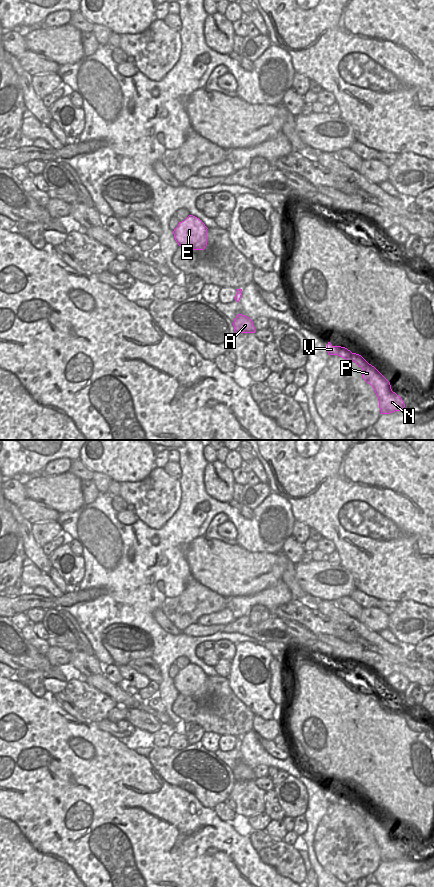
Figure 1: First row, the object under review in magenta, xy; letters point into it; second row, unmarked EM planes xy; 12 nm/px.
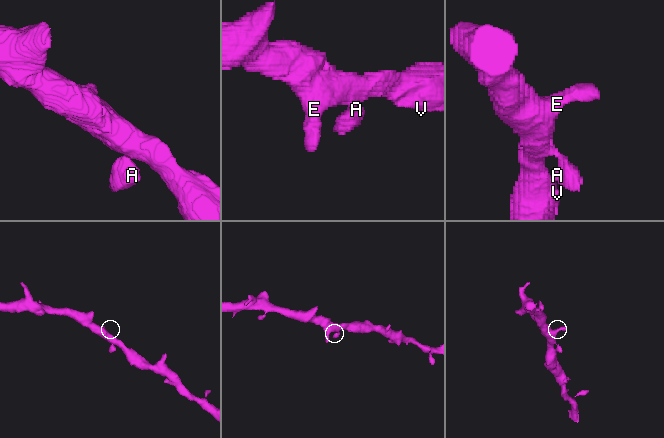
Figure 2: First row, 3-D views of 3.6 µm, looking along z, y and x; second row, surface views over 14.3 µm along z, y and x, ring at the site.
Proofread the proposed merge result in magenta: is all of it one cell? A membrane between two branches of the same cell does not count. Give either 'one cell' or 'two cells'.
one cell

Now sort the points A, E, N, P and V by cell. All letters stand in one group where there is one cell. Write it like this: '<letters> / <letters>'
A E N P V

